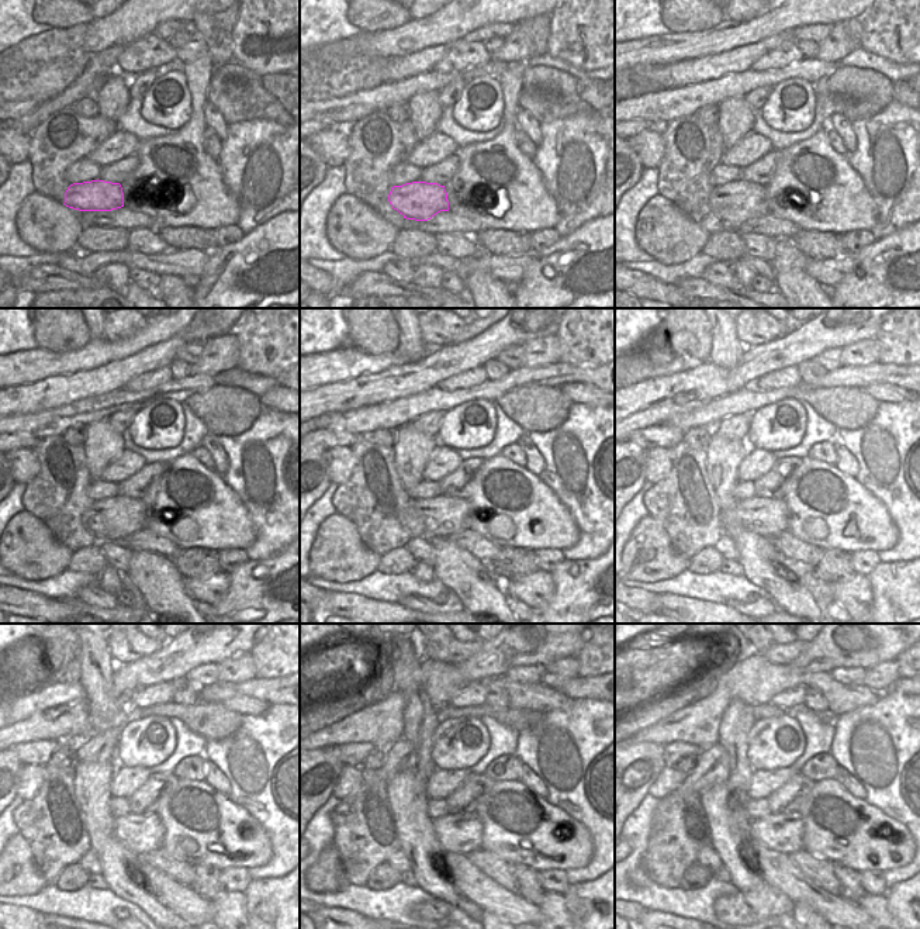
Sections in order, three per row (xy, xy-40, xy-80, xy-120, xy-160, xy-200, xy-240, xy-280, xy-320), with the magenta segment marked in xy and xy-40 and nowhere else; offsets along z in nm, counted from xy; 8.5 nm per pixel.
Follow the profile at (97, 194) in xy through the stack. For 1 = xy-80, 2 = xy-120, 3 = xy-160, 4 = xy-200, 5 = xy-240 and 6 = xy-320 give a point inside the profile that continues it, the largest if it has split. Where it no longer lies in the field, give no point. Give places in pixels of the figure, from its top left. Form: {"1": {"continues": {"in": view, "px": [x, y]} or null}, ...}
{"1": {"continues": {"in": "xy-80", "px": [735, 203]}}, "2": {"continues": {"in": "xy-120", "px": [109, 520]}}, "3": {"continues": {"in": "xy-160", "px": [428, 518]}}, "4": {"continues": {"in": "xy-200", "px": [768, 517]}}, "5": {"continues": {"in": "xy-240", "px": [139, 832]}}, "6": {"continues": {"in": "xy-320", "px": [781, 832]}}}

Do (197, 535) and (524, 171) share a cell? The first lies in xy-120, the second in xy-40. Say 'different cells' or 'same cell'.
same cell

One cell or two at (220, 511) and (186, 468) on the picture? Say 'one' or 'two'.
one

